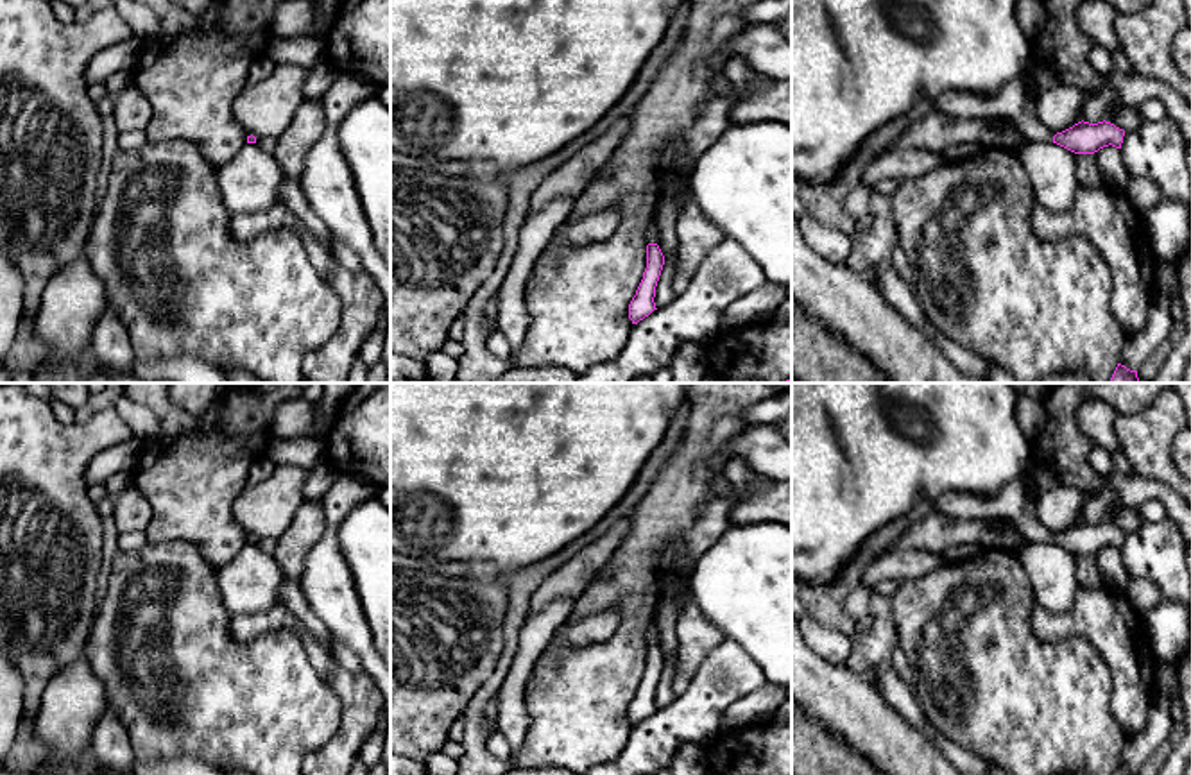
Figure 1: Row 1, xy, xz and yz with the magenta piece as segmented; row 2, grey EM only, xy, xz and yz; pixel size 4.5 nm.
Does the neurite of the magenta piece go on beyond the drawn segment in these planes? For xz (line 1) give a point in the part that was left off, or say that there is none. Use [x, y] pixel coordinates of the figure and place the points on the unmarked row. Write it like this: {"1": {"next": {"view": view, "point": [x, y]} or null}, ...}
{"1": {"next": {"view": "xz", "point": [652, 634]}}}

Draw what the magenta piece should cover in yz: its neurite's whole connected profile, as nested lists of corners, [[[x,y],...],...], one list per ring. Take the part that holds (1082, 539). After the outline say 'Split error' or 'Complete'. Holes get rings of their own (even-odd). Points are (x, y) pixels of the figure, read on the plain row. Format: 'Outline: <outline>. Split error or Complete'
Outline: [[[1023,480],[1005,485],[996,496],[974,492],[944,492],[935,498],[935,512],[956,519],[1007,519],[1019,532],[1037,544],[1057,544],[1075,555],[1094,555],[1103,548],[1121,549],[1125,532],[1110,523],[1078,523],[1073,528],[1053,535],[1037,519],[1033,501],[1024,494]]]. Split error

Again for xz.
Outline: [[[650,621],[645,628],[647,635],[647,669],[643,673],[643,680],[636,691],[636,696],[632,698],[629,705],[629,720],[632,725],[638,725],[645,718],[648,718],[655,709],[654,698],[655,698],[655,687],[664,666],[664,657],[659,650],[659,630]]]. Split error

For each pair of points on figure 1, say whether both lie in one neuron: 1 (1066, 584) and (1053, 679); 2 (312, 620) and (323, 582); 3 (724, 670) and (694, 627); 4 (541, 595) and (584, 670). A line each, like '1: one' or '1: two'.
1: two
2: two
3: two
4: two

